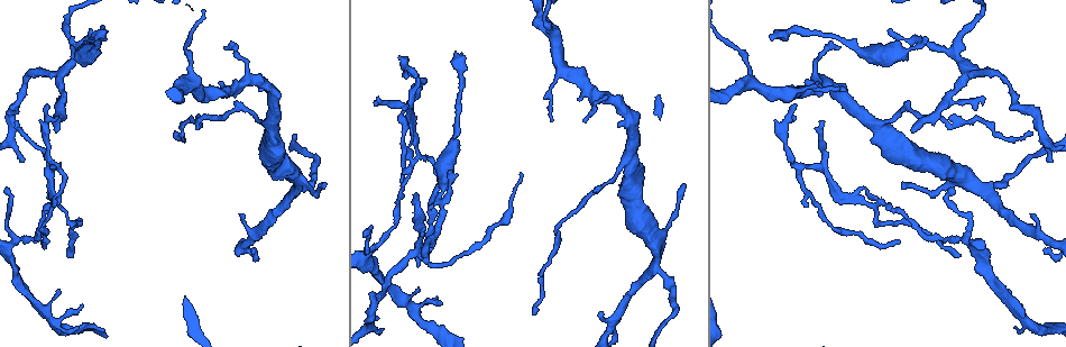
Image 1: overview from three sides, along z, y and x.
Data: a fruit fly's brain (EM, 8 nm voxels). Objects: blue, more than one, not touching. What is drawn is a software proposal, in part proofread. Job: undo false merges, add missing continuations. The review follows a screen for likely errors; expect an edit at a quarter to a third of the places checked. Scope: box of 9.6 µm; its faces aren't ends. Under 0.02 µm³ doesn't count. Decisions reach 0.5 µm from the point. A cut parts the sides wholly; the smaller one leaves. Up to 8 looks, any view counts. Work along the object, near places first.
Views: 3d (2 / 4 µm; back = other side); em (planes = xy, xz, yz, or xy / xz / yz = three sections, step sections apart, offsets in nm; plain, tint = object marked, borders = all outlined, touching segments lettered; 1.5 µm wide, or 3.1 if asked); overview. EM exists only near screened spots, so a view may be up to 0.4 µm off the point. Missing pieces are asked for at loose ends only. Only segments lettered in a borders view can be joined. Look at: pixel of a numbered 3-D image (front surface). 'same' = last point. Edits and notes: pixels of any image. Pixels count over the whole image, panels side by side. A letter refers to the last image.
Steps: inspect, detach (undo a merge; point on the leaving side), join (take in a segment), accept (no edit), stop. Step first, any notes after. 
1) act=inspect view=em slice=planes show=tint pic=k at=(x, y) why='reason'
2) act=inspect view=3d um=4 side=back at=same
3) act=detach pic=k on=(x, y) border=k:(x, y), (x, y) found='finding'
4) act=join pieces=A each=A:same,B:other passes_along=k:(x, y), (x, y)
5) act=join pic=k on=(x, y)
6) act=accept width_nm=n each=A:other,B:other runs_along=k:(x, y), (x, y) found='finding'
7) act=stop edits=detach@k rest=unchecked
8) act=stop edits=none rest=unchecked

act=inspect view=em slice=planes show=plain pic=1 at=(1031, 133) why='long arm stops here'

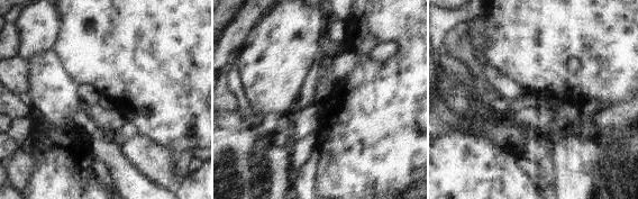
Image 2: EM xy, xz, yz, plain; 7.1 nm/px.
act=inspect view=em slice=planes show=borders at=same why='what lies round it'

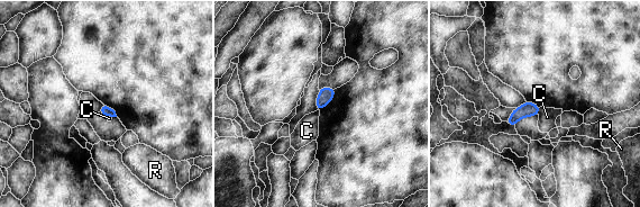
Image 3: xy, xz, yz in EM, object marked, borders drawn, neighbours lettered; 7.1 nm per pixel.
act=accept longest_contact=C:70nm each=C:other,R:other border=3:(540, 107), (538, 115) found='no lettered segment goes on from it'

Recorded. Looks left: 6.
act=inspect view=3d um=2 side=back pic=1 at=(68, 257) why='branch stops here'

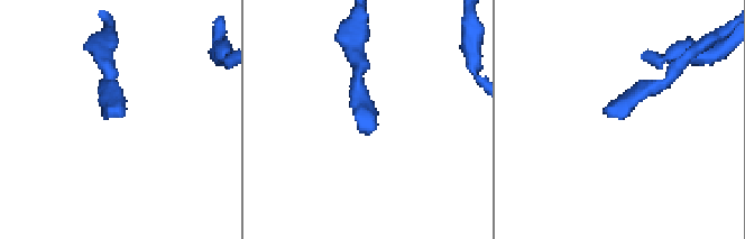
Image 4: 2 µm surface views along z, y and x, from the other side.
act=inspect view=em slice=planes show=borders pic=4 at=(366, 133) why='now the EM'

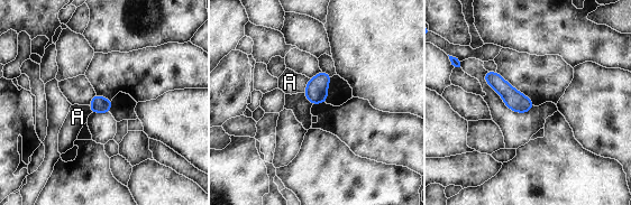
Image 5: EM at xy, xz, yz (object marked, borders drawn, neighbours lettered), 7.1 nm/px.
act=accept longest_contact=A:120nm each=A:other runs_along=5:(486, 77), (519, 103), (530, 104) found='no lettered segment goes on from it'

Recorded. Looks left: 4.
act=inspect view=em slice=planes show=borders pic=1 at=(912, 130) why='free end'

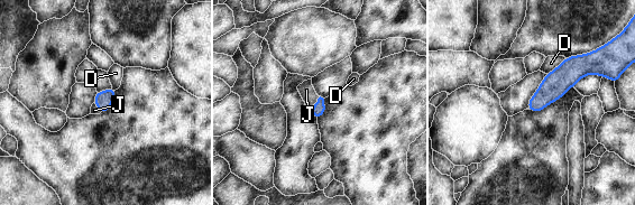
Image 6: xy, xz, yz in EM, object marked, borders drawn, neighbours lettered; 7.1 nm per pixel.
act=join pieces=J width_nm=100 longest_contact=D:180nm each=D:other,J:same found='it goes on there'

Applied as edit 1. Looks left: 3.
act=stop edits=join@6 rest=unchecked

